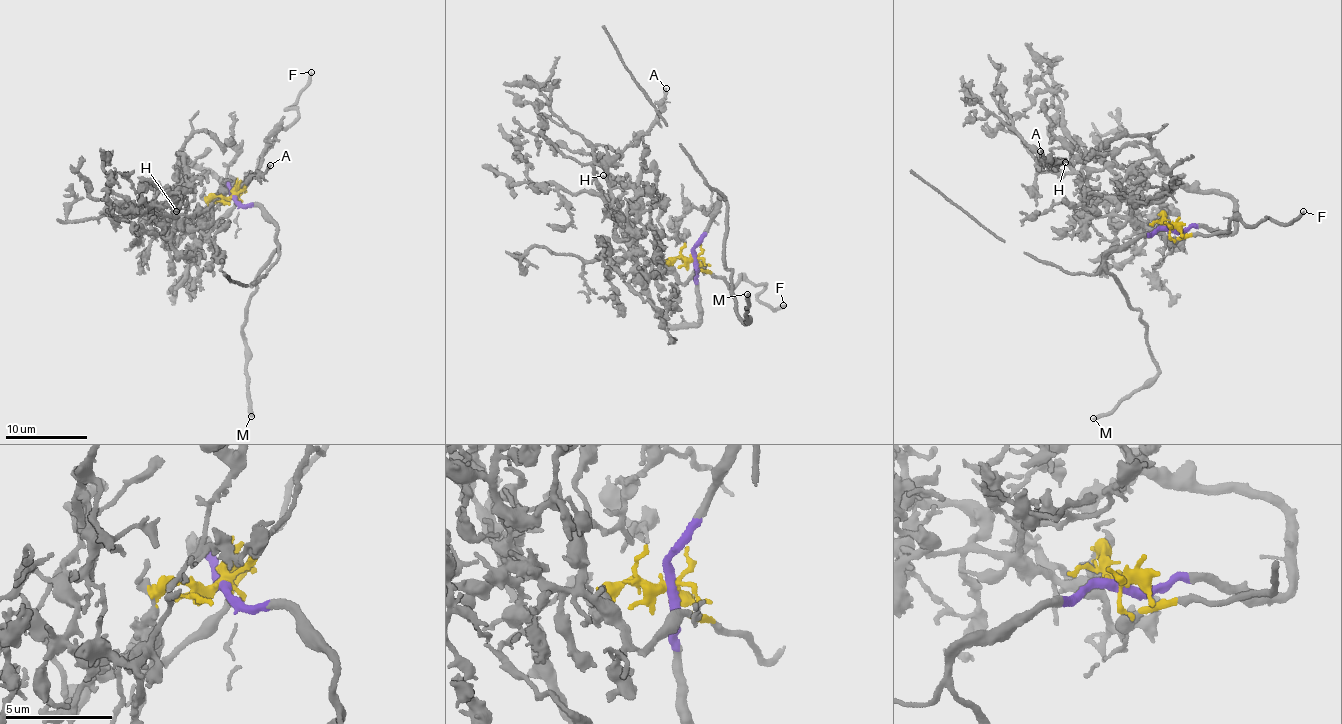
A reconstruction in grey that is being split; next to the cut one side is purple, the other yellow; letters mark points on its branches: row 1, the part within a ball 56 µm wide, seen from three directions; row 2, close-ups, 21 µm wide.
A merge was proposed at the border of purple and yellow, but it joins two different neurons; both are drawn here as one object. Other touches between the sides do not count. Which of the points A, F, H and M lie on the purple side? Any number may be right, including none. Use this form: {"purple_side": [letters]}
{"purple_side": ["M"]}

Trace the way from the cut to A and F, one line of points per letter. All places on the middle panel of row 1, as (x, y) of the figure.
A: (694, 258), (663, 261), (654, 232), (607, 208), (593, 164), (596, 146), (626, 149), (647, 133), (667, 88)
F: (694, 258), (728, 286), (732, 287), (744, 276), (754, 284), (766, 285), (758, 297), (770, 307), (784, 305)

